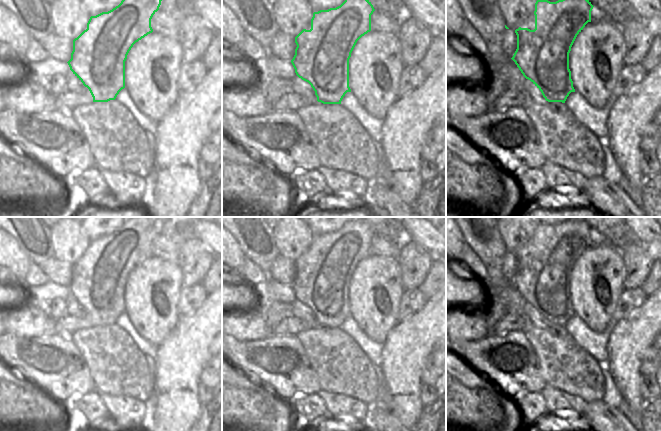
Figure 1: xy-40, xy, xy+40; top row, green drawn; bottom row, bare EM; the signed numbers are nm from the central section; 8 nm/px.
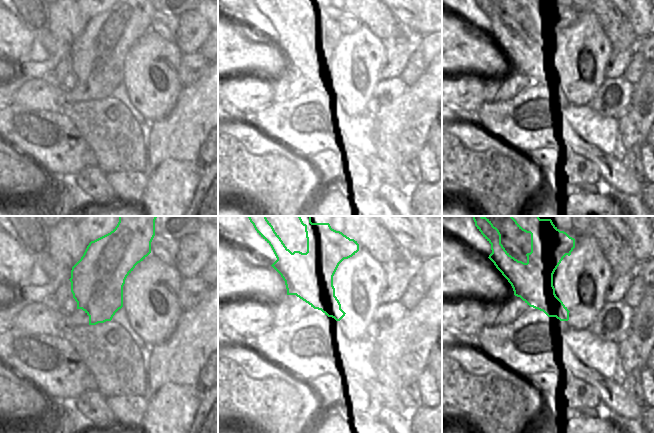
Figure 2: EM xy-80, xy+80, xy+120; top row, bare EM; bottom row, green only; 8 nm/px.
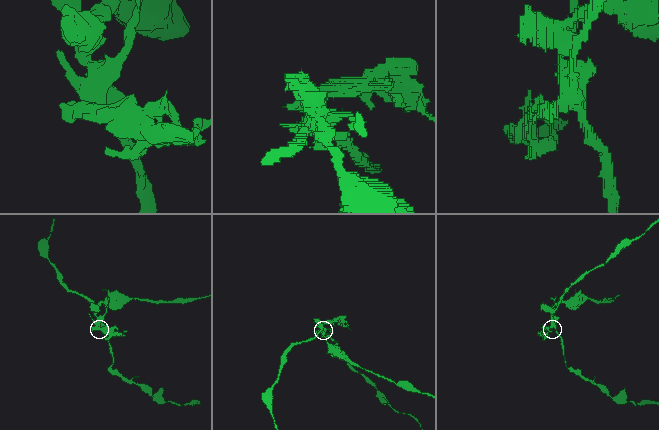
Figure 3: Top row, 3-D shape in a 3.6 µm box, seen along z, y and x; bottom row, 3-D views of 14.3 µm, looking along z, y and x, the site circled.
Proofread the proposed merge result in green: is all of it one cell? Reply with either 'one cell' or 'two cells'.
two cells

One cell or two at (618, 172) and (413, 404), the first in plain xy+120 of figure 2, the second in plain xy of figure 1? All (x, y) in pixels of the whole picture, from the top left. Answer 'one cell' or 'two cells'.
two cells

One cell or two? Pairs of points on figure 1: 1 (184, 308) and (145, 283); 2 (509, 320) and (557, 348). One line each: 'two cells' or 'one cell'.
1: two cells
2: two cells

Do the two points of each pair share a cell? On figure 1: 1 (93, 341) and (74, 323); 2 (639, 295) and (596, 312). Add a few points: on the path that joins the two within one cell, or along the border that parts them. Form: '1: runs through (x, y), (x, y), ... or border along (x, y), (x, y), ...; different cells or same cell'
1: border along (93, 326), (78, 329), (71, 334); different cells
2: border along (624, 289), (613, 313), (613, 325); different cells

